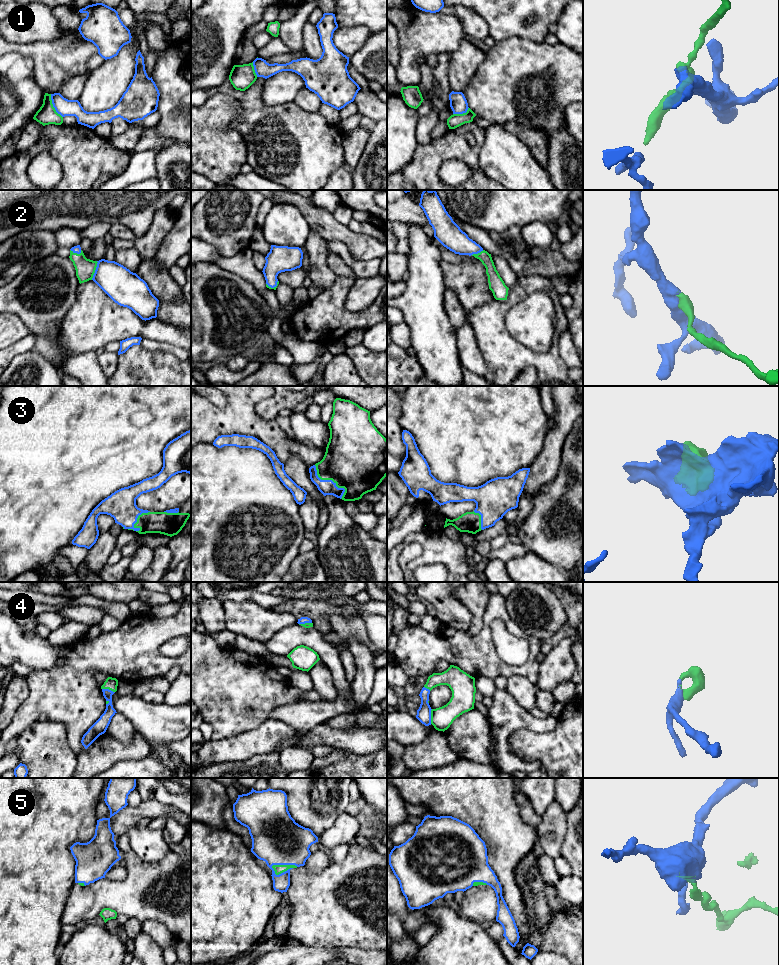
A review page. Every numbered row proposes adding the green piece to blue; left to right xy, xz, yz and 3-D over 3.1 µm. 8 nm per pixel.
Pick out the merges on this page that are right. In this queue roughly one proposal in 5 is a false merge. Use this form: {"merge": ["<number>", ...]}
{"merge": ["2", "3", "4", "5"]}

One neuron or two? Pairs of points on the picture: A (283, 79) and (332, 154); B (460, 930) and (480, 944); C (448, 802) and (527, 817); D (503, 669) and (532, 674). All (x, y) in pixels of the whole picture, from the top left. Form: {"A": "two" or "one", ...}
{"A": "two", "B": "one", "C": "two", "D": "one"}

